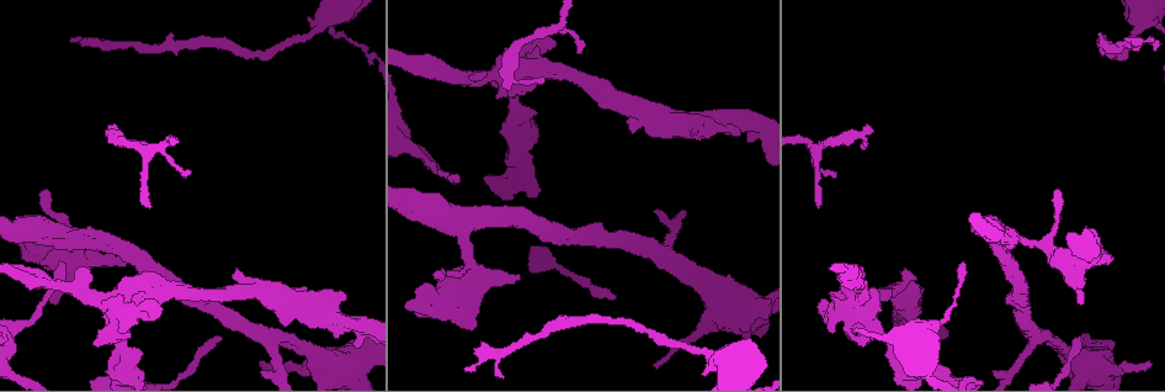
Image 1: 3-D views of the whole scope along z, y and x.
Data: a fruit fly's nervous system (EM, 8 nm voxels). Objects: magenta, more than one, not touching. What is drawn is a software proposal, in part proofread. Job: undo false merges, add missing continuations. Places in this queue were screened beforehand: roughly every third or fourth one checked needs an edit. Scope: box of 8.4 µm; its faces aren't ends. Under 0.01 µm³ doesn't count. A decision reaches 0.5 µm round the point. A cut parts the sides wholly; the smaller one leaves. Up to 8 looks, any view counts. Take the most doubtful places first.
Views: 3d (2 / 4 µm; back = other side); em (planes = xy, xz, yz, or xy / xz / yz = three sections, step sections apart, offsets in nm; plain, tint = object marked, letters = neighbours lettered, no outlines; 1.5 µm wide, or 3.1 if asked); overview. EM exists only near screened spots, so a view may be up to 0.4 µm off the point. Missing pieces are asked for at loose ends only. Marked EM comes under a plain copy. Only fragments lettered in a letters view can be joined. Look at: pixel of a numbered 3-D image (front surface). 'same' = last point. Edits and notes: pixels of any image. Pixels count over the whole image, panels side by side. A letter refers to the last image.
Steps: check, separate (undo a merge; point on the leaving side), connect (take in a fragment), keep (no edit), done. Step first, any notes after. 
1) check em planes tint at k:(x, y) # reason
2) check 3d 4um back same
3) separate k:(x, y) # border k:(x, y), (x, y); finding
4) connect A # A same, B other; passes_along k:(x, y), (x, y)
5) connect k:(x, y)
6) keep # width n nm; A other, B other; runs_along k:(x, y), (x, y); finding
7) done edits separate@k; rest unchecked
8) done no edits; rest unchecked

check em xy step 8 tint at 1:(235, 275) # free end

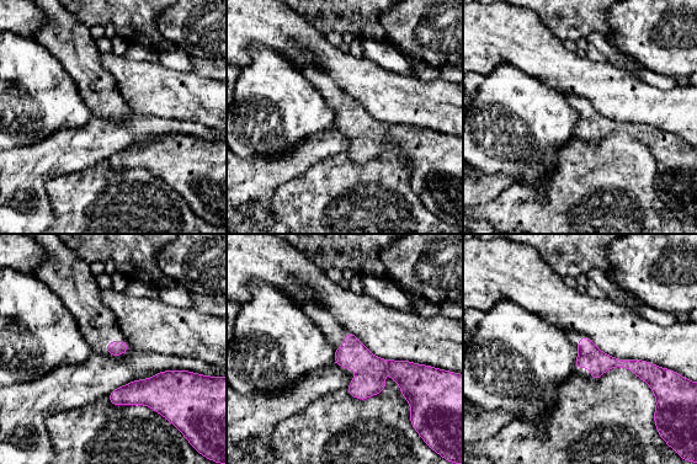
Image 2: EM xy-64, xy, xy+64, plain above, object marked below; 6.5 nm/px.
check em planes letters same # another direction

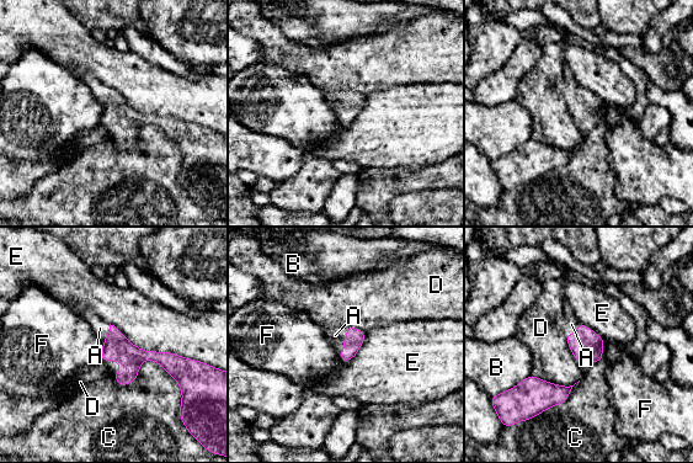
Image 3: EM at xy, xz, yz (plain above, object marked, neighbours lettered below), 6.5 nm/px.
connect A # longest_contact E 600 nm; A same, B other, C other, D other, E other, F other; the neuron continues

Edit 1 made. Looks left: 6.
check em planes tint at 1:(109, 126) # branch stops here

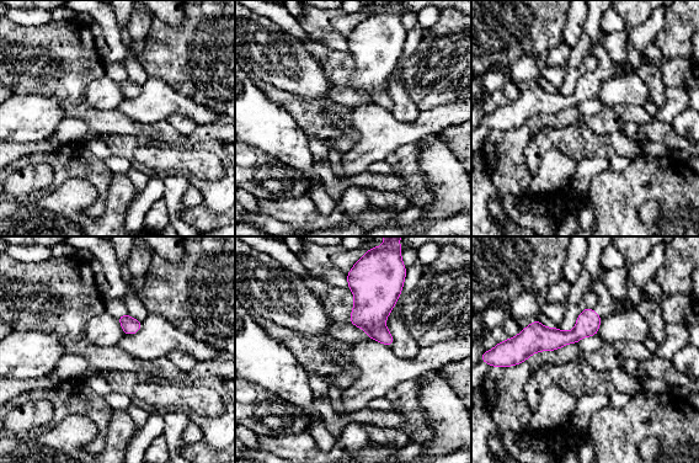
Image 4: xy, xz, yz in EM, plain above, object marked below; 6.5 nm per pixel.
check em planes letters same # see the neighbours

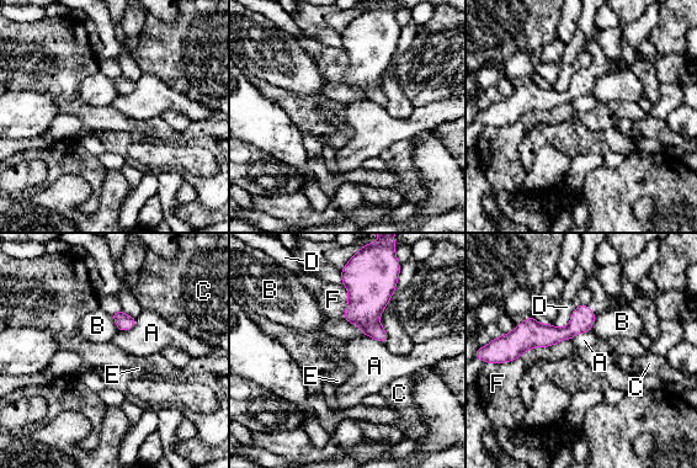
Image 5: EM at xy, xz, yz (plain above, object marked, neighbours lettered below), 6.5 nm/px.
keep # longest_contact F 380 nm; A other, B other, C other, D other, E other, F other; border 5:(596, 314), (592, 328), (589, 331); none of them fits

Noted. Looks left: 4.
check 3d 2um back at 1:(1082, 338) # free end

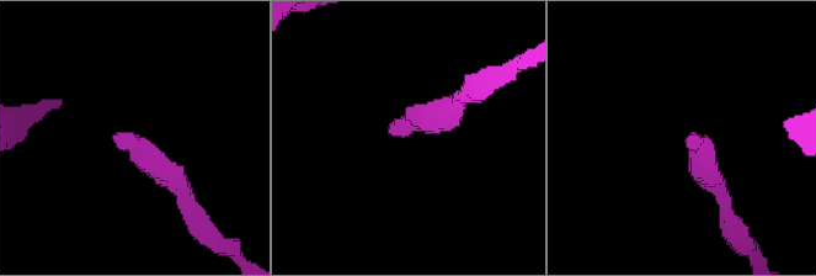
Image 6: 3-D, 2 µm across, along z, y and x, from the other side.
check em planes letters at 6:(115, 138) # shape alone is not enough

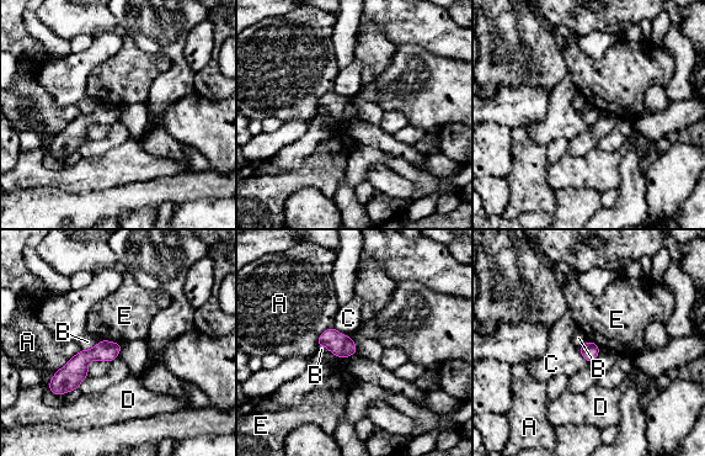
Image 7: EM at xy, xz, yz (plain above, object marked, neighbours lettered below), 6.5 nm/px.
keep # A other, B other, C other, D other, E other; runs_along 7:(117, 346), (87, 355), (55, 386); none of them fits

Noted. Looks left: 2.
done edits connect@3; rest unchecked

